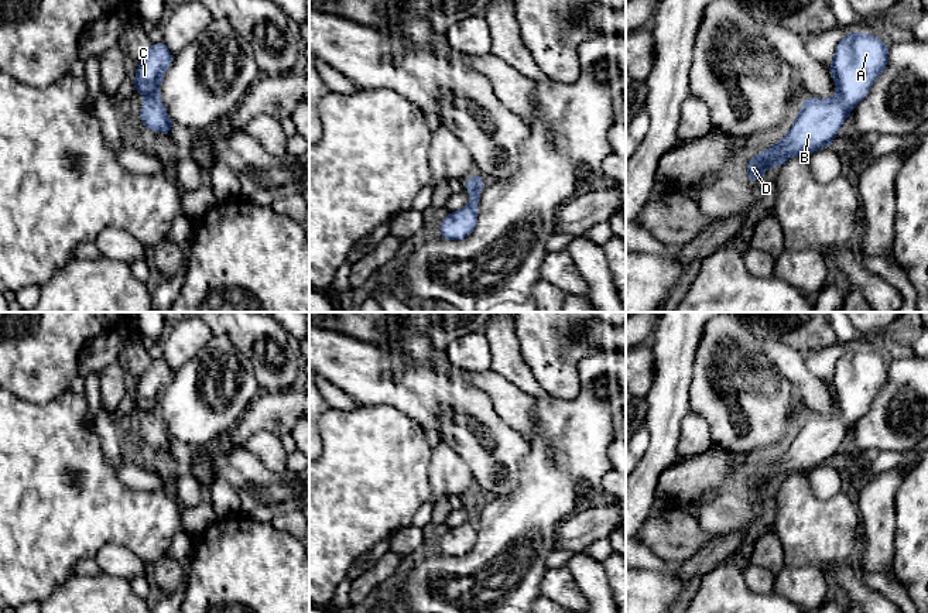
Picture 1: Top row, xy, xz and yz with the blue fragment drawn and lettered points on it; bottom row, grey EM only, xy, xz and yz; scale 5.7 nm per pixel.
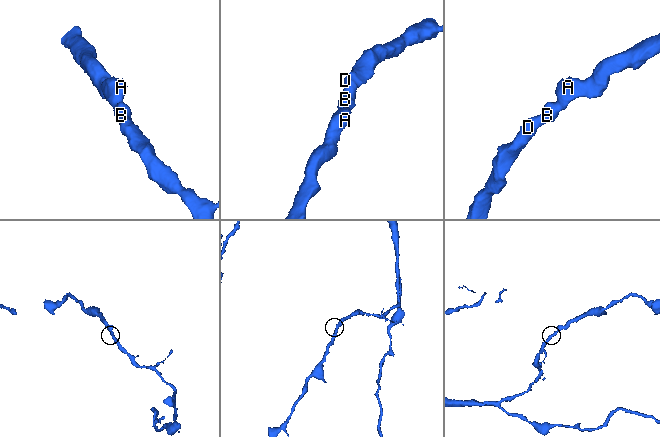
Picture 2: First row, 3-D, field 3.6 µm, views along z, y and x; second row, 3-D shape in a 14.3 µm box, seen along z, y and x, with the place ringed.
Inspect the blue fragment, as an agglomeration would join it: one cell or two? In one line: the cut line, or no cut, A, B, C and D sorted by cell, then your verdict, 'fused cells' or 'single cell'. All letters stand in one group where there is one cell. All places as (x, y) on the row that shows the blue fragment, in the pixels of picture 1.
cut none; groups A B C D; single cell

